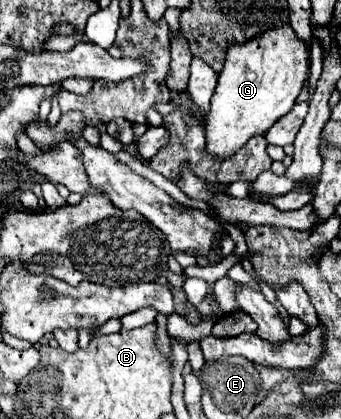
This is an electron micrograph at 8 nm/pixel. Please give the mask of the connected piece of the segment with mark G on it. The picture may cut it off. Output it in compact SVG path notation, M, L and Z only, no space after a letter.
M277 28L277 32L265 32L265 36L255 36L253 40L245 44L235 44L229 48L229 56L225 62L223 72L219 74L219 82L215 88L215 94L211 96L211 110L205 116L205 136L207 136L207 154L215 156L219 160L225 160L233 156L249 138L257 134L267 134L267 130L291 108L295 106L295 100L303 88L303 82L307 78L309 68L309 54L307 44L297 40L293 28Z

